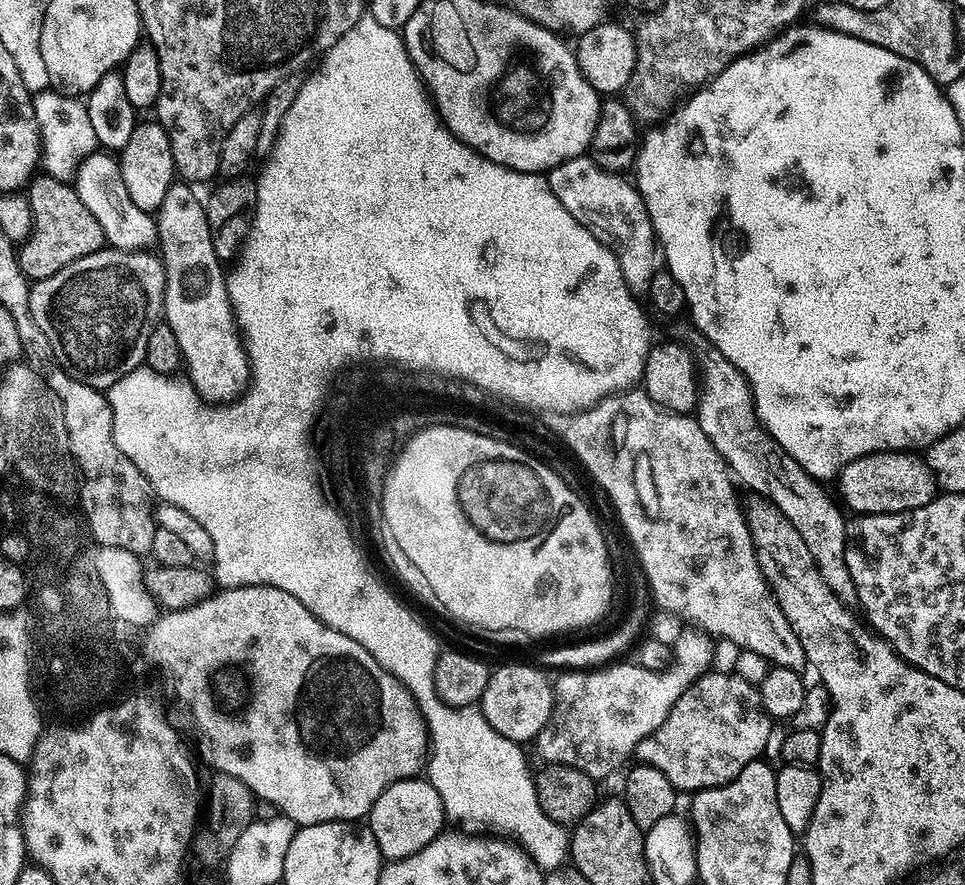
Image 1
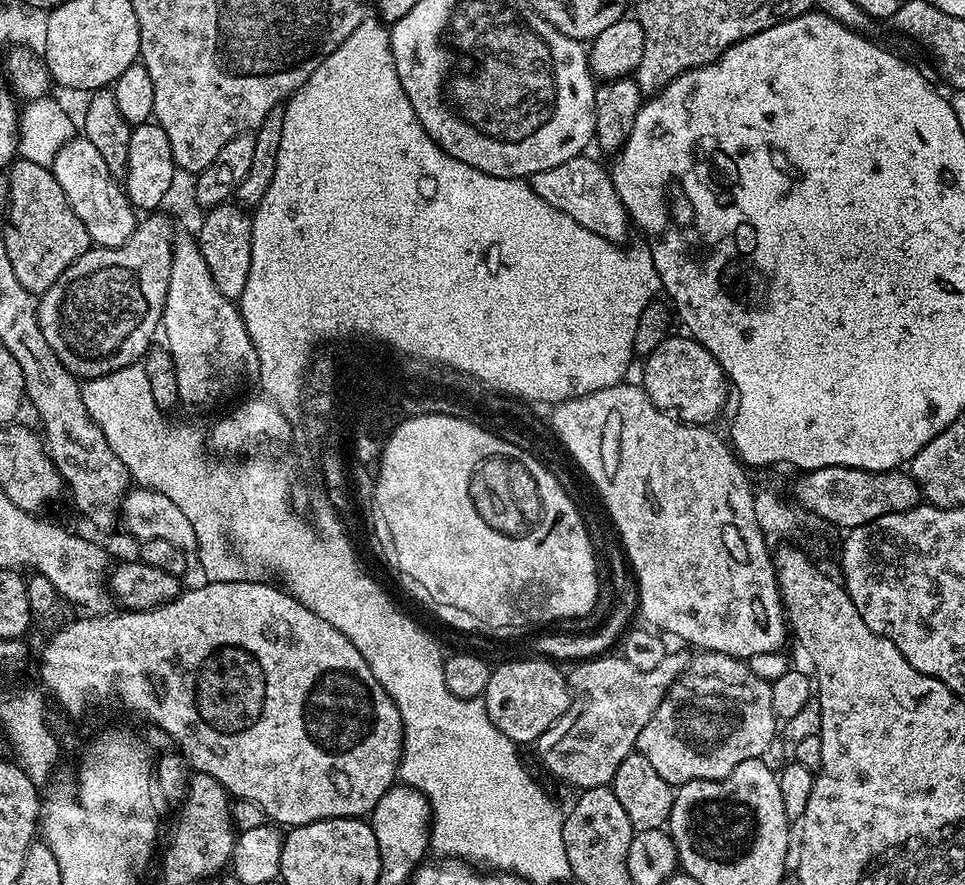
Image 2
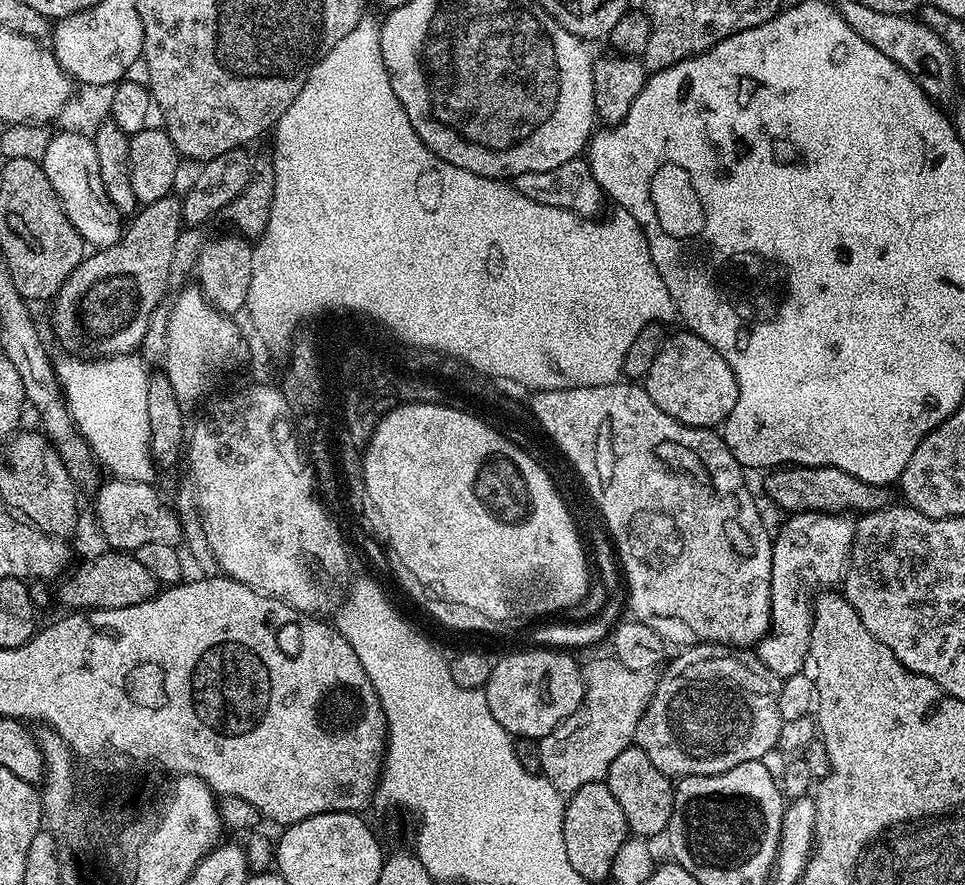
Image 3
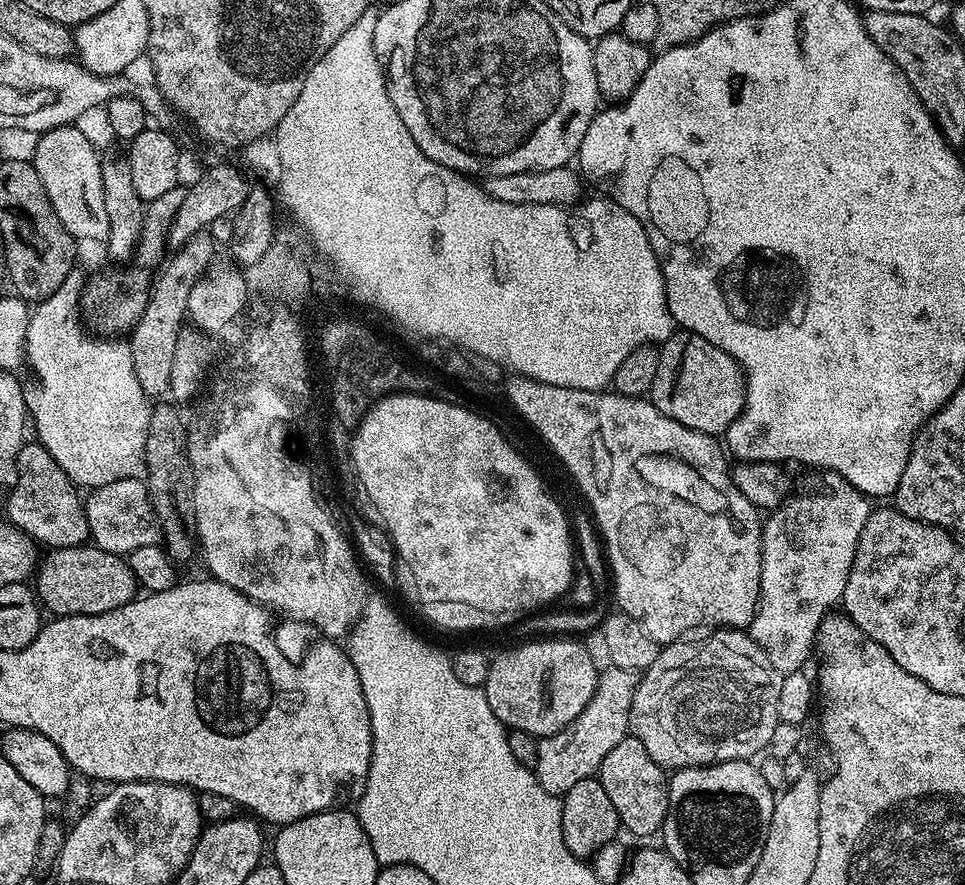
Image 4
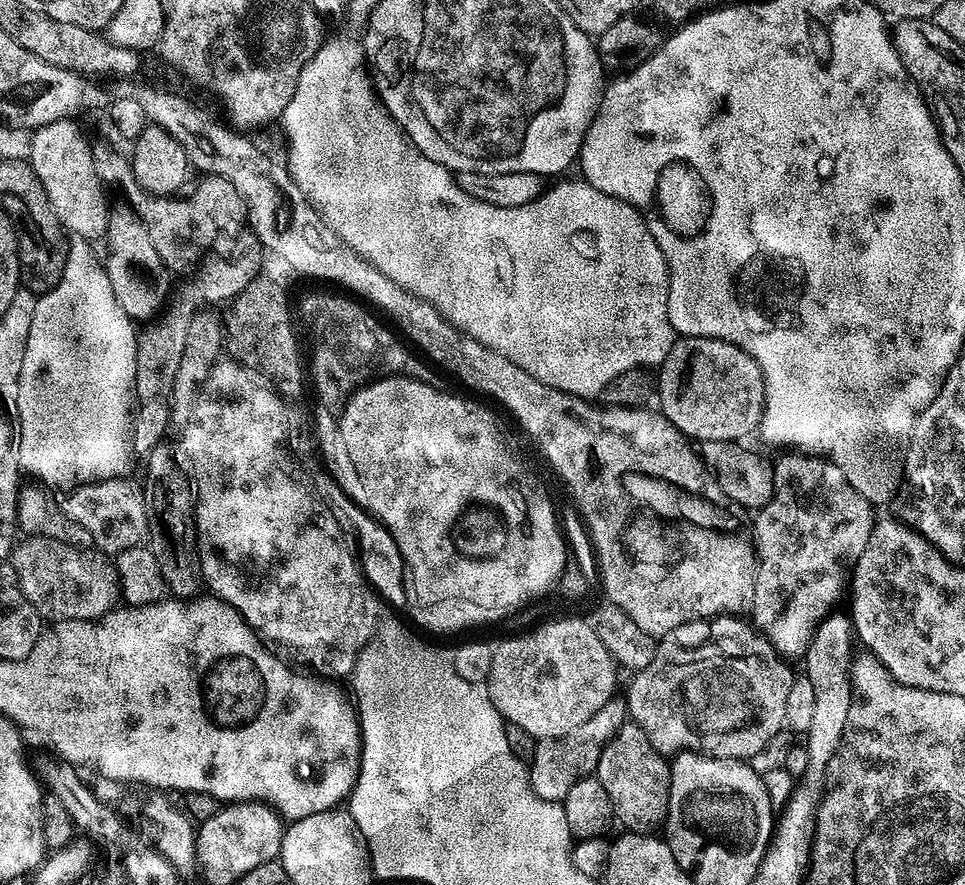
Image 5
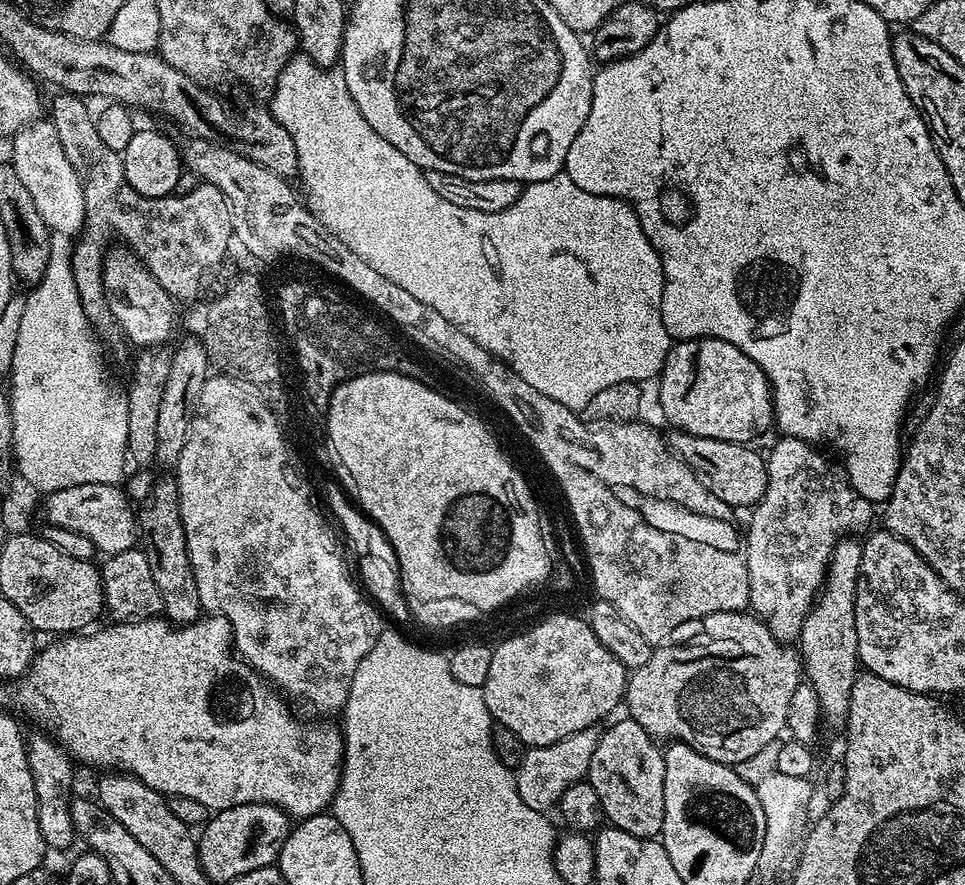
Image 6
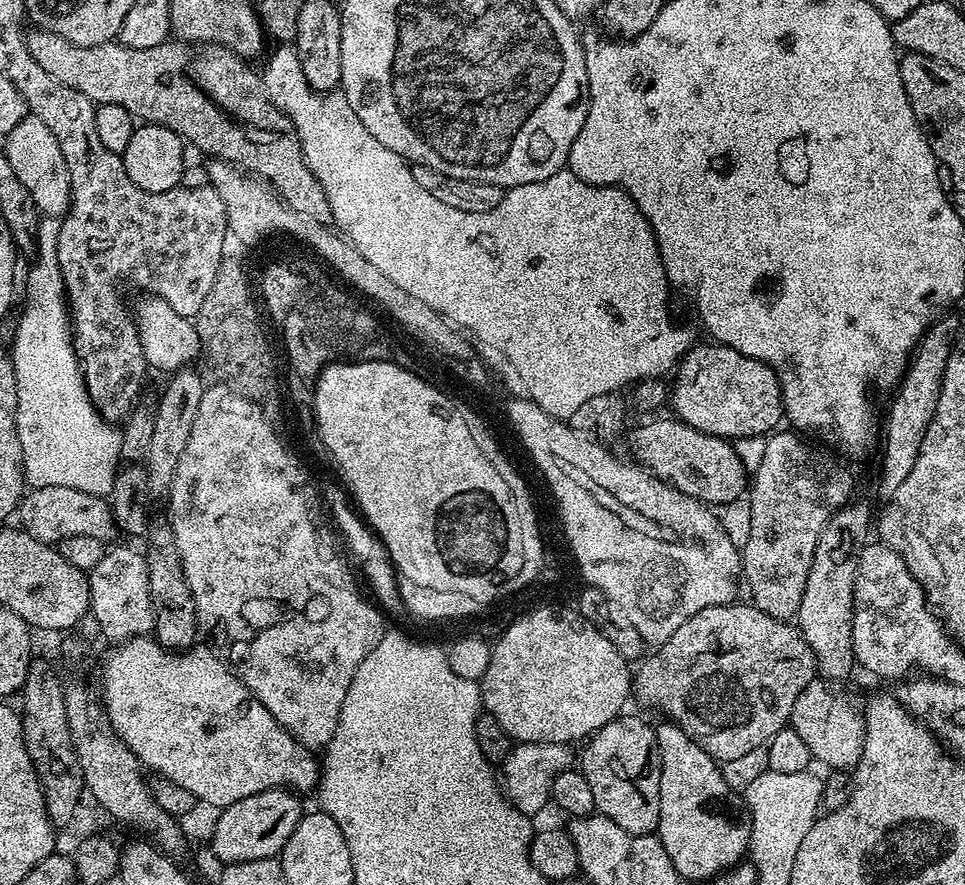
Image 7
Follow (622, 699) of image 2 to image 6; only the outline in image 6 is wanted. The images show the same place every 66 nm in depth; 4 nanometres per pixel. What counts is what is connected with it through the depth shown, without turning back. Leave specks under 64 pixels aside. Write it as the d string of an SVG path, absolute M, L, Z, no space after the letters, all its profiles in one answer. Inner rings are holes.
M591 727L585 731L576 731L544 747L529 747L516 768L517 788L523 801L538 810L548 810L551 805L557 805L570 785L587 777L598 740L599 731Z

